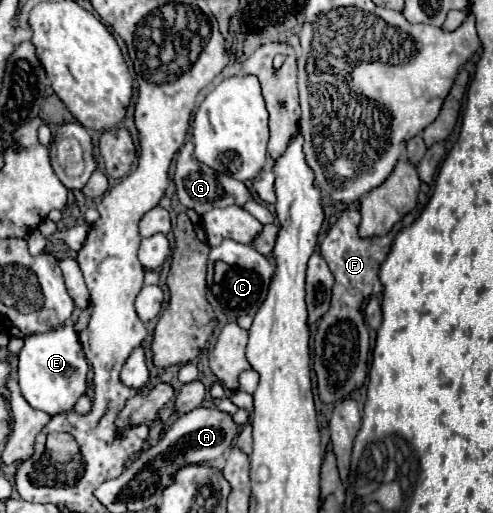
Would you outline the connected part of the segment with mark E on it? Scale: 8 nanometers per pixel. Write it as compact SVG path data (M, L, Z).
M66 324L52 332L32 334L24 338L24 348L20 350L18 358L20 358L18 384L20 384L22 396L36 410L42 410L50 416L68 412L74 408L76 400L84 396L88 390L88 382L86 382L88 362L72 324Z

